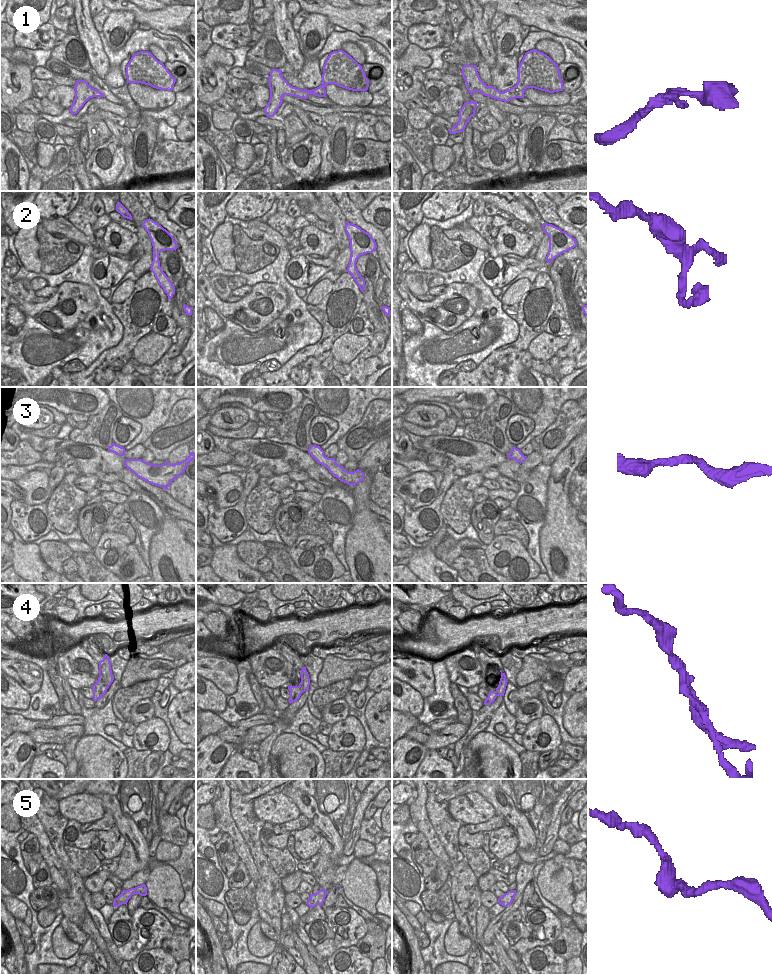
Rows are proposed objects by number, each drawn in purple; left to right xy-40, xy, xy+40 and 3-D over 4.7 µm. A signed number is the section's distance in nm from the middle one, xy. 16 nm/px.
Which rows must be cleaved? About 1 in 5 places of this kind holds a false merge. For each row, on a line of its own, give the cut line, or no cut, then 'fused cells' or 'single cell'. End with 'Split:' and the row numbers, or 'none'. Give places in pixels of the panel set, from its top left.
1: cut none; single cell
2: cut none; single cell
3: cut none; single cell
4: cut xy-40 (99, 673), (103, 675), (104, 680), (109, 685); fused cells
5: cut none; single cell
Split: 4

